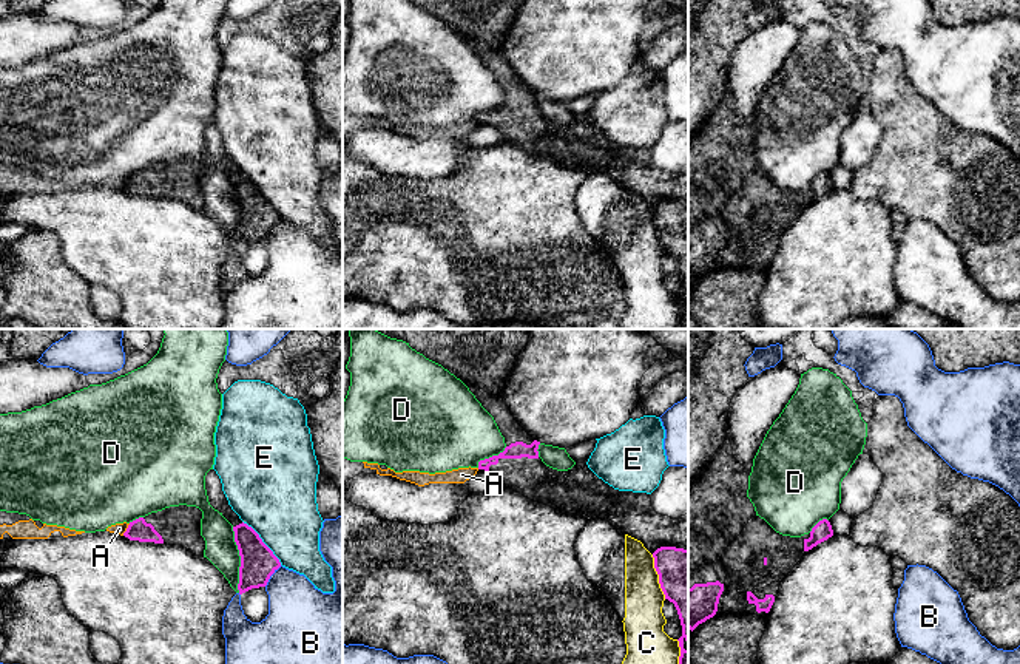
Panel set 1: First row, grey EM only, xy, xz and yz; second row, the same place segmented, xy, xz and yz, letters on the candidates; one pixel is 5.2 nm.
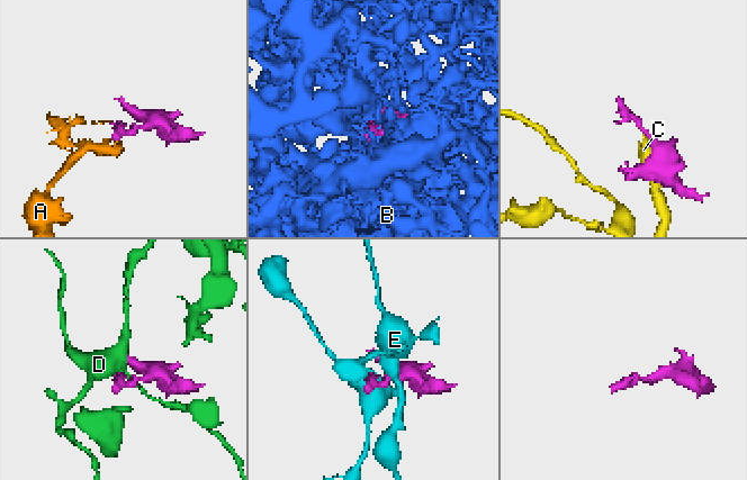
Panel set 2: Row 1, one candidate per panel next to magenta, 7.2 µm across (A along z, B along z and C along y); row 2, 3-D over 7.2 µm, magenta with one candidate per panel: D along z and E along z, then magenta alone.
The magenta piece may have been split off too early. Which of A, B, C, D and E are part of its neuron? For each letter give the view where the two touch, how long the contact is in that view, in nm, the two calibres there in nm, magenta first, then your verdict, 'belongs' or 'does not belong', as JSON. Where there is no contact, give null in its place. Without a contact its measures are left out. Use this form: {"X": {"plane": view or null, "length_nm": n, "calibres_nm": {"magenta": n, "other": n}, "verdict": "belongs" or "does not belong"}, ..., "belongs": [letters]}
{"A": {"plane": "xy", "length_nm": 80, "calibres_nm": {"magenta": 110, "other": 60}, "verdict": "does not belong"}, "B": {"plane": "xy", "length_nm": 140, "calibres_nm": {"magenta": 190, "other": 320}, "verdict": "does not belong"}, "C": {"plane": "xz", "length_nm": 240, "calibres_nm": {"magenta": 300, "other": 220}, "verdict": "does not belong"}, "D": {"plane": "xy", "length_nm": 340, "calibres_nm": {"magenta": 190, "other": 170}, "verdict": "does not belong"}, "E": {"plane": "xy", "length_nm": 300, "calibres_nm": {"magenta": 190, "other": 400}, "verdict": "does not belong"}, "belongs": []}

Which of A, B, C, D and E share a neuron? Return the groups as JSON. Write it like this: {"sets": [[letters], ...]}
{"sets": [["A"], ["B"], ["C"], ["D"], ["E"]]}

